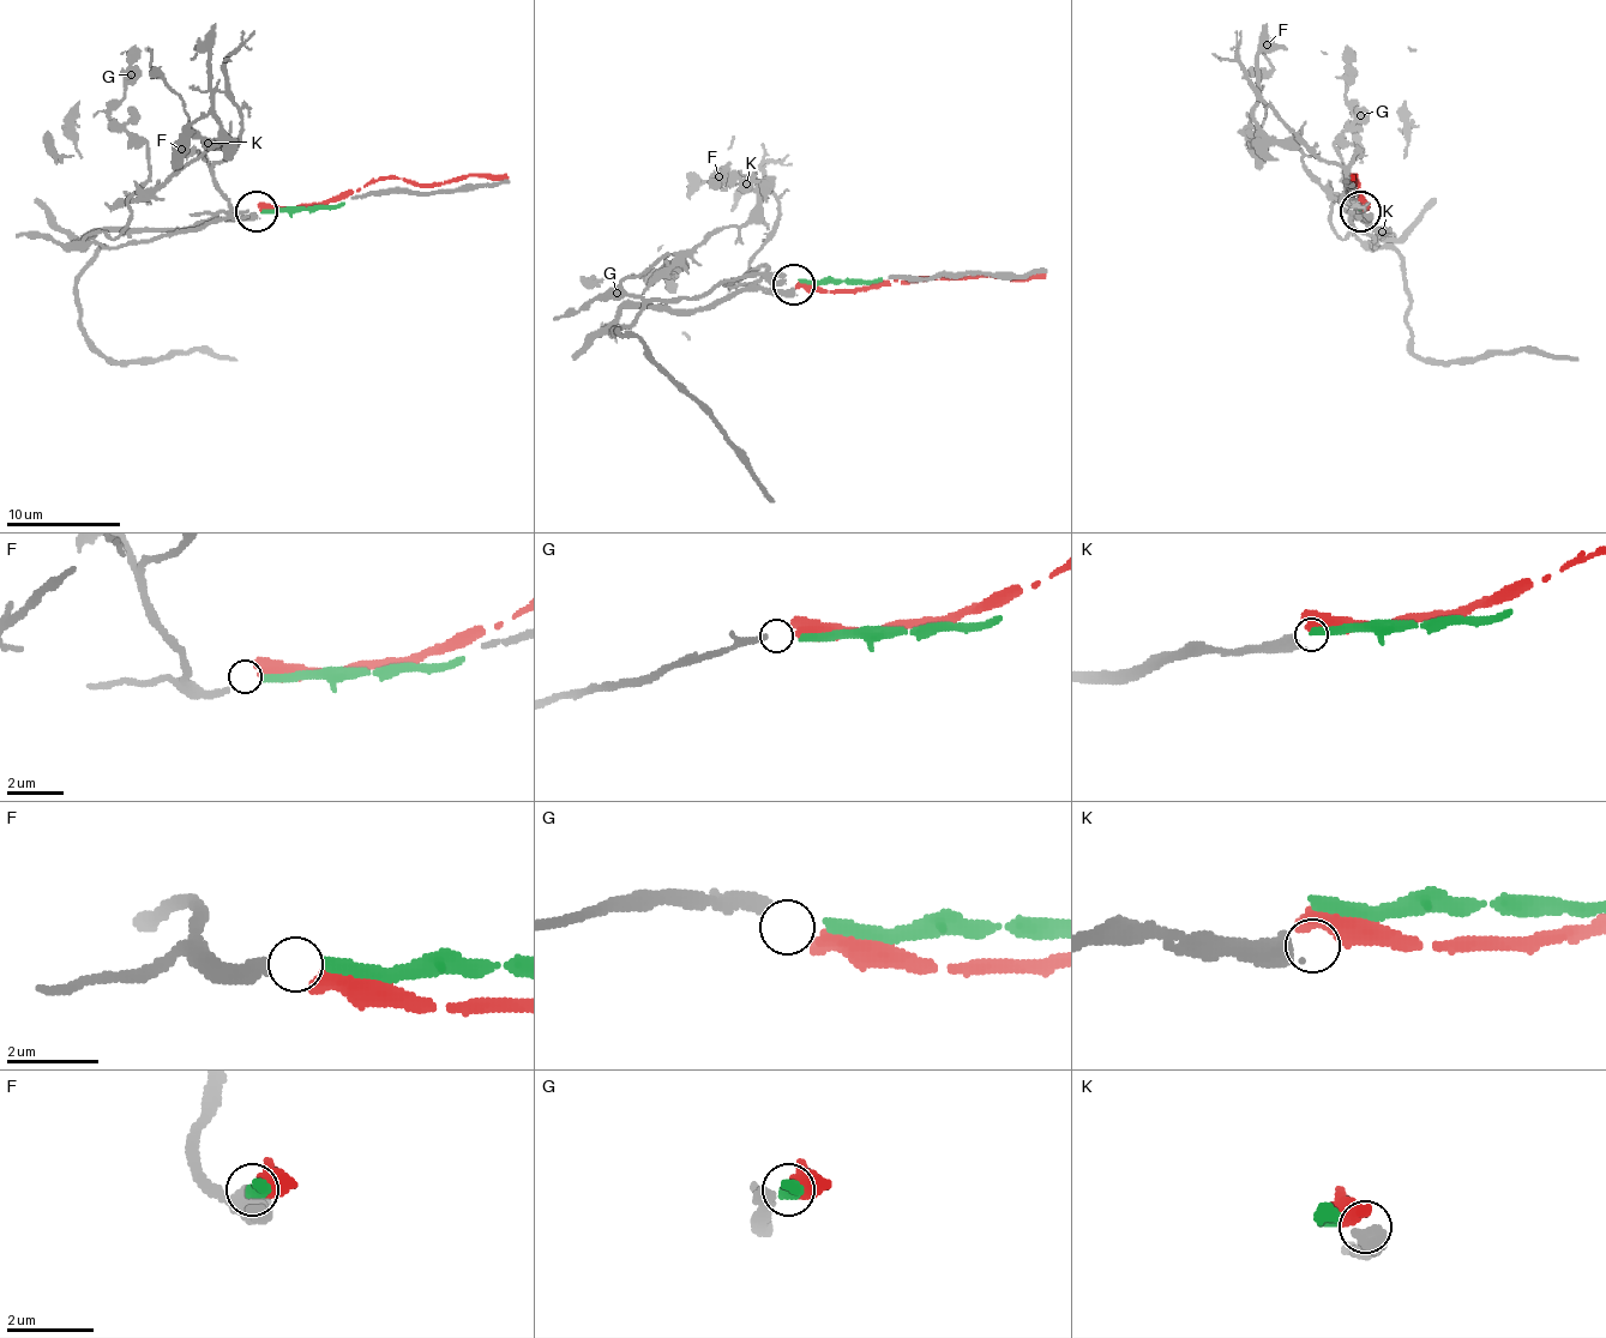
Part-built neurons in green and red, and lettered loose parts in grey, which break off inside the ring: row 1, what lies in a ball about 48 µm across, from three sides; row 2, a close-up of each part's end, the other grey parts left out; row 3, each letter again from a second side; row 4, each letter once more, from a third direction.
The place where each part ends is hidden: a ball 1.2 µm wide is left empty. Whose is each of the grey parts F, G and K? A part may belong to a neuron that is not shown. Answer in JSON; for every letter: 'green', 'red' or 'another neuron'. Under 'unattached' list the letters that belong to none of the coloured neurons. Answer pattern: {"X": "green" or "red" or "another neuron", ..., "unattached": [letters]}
{"F": "green", "G": "red", "K": "another neuron", "unattached": ["K"]}

